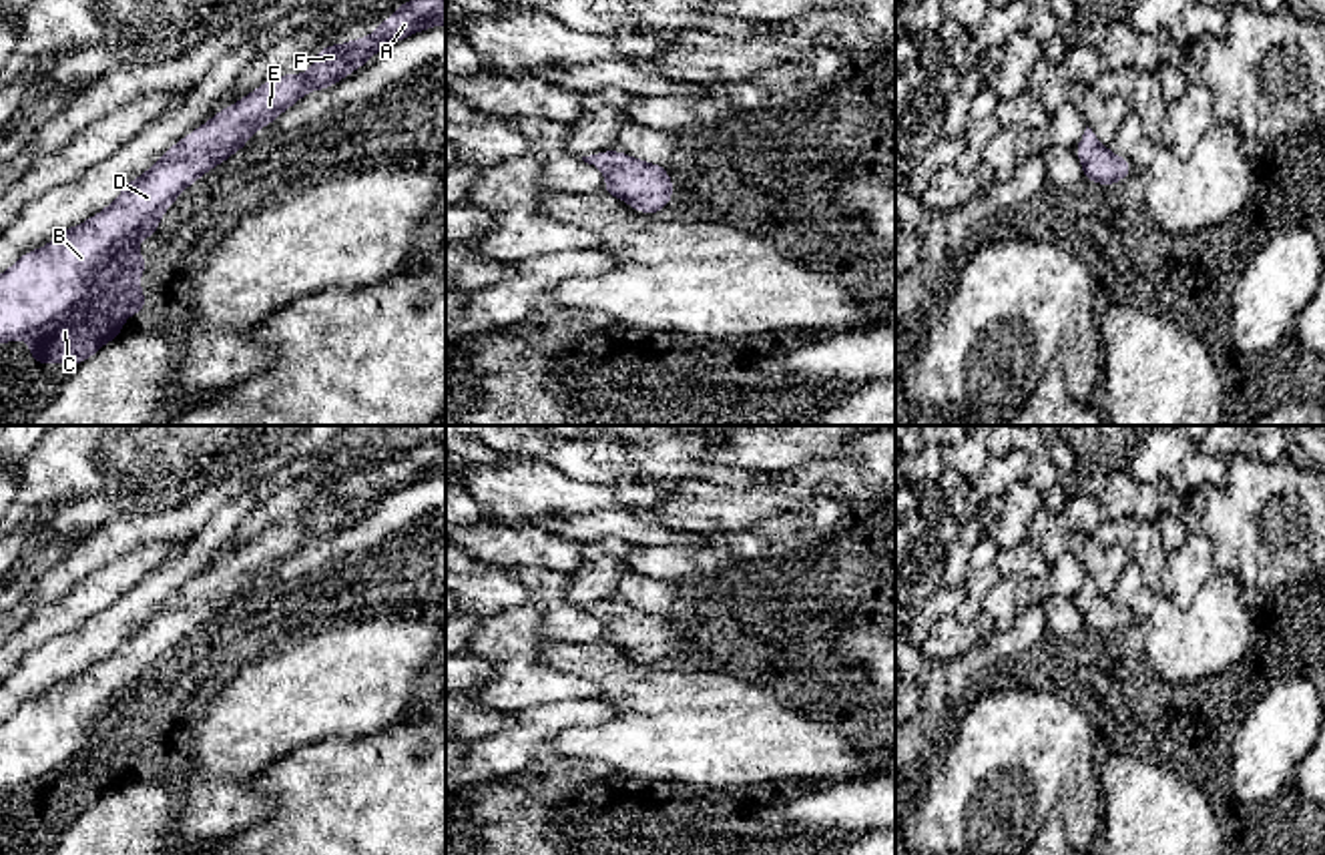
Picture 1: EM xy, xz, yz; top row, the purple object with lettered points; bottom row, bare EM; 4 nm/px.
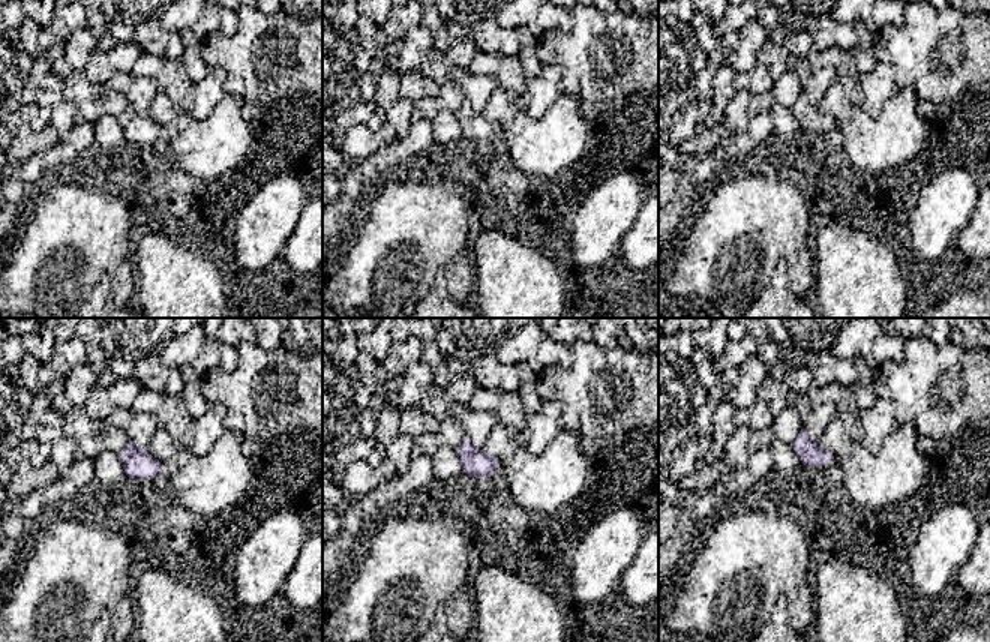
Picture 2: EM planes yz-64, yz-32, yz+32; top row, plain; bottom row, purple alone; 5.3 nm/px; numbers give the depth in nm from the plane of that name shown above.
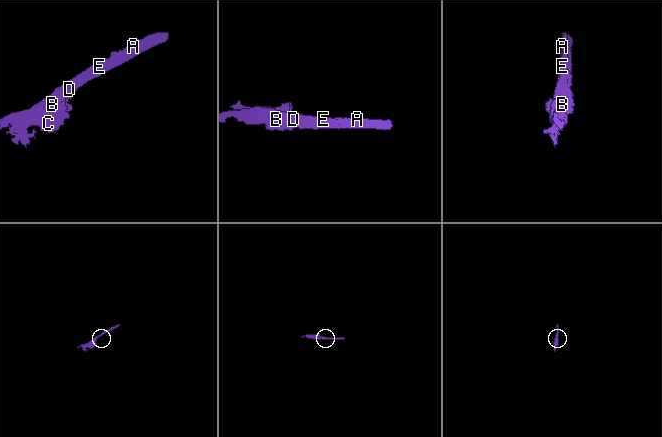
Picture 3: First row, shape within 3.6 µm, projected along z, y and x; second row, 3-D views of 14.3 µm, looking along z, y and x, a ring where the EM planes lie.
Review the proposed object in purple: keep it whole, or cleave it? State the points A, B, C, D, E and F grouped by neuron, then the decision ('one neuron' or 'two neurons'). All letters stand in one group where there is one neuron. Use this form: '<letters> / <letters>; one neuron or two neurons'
A B C D E F; one neuron

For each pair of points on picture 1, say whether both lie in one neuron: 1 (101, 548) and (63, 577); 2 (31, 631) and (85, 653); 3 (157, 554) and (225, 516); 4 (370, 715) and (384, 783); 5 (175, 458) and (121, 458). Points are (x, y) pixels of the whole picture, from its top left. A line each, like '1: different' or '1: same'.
1: same
2: different
3: different
4: different
5: same

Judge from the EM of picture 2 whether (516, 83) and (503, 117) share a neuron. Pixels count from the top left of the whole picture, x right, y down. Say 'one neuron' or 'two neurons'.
two neurons

